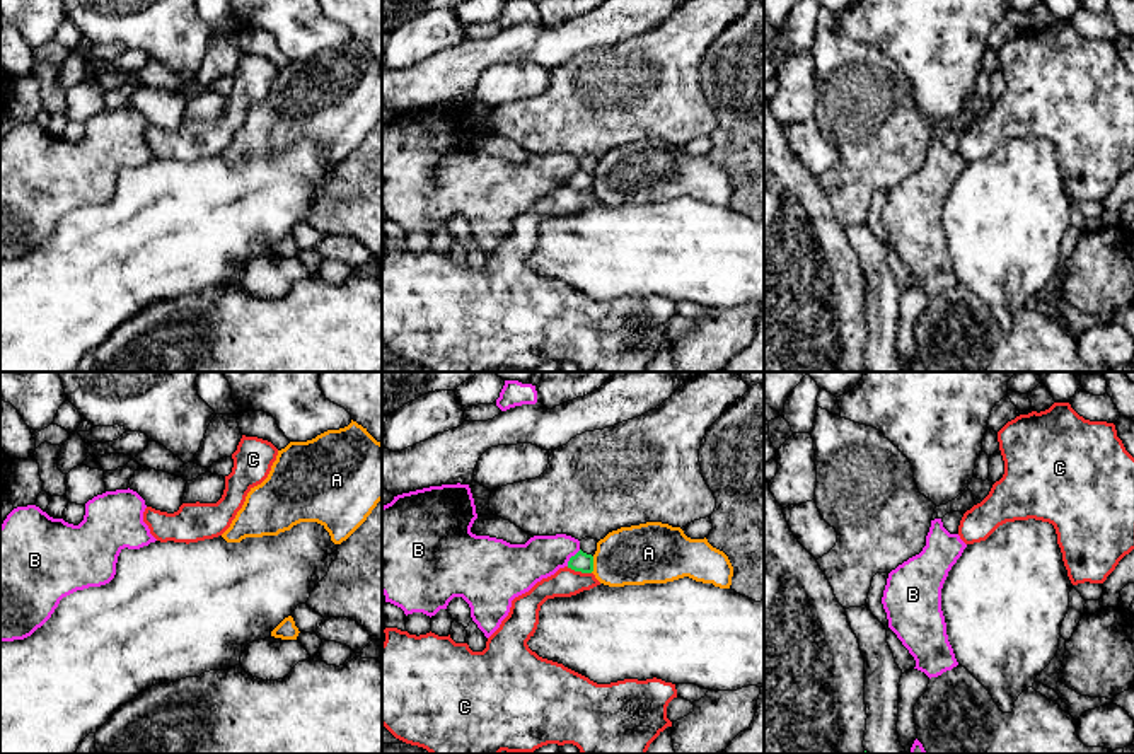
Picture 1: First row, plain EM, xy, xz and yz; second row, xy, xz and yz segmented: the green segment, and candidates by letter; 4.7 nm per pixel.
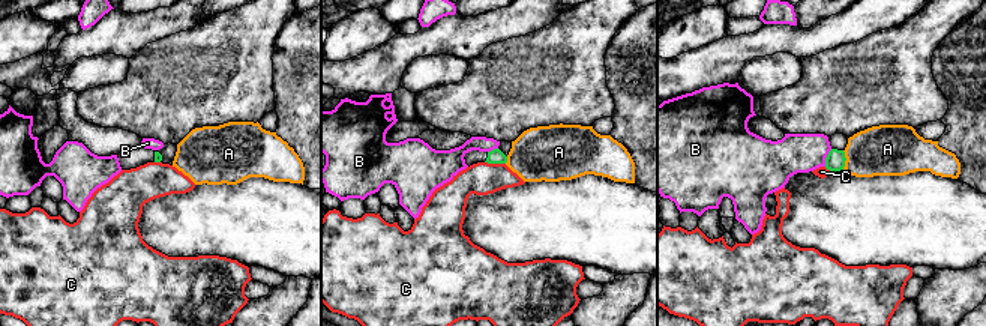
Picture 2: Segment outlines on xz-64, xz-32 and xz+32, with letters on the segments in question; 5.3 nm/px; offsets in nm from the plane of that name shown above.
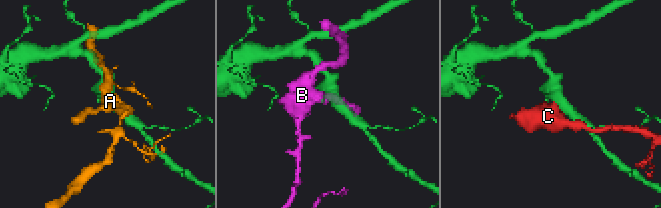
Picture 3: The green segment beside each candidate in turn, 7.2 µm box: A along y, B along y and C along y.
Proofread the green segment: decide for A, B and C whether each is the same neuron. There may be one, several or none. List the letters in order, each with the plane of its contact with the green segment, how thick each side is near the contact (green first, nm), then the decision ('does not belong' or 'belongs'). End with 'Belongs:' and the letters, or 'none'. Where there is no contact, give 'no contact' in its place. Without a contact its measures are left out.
A: xz | 90/280 nm | does not belong
B: xz | 90/220 nm | does not belong
C: xz | 90/140 nm | does not belong
Belongs: none

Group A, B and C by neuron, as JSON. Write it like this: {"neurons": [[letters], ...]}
{"neurons": [["A"], ["B"], ["C"]]}

